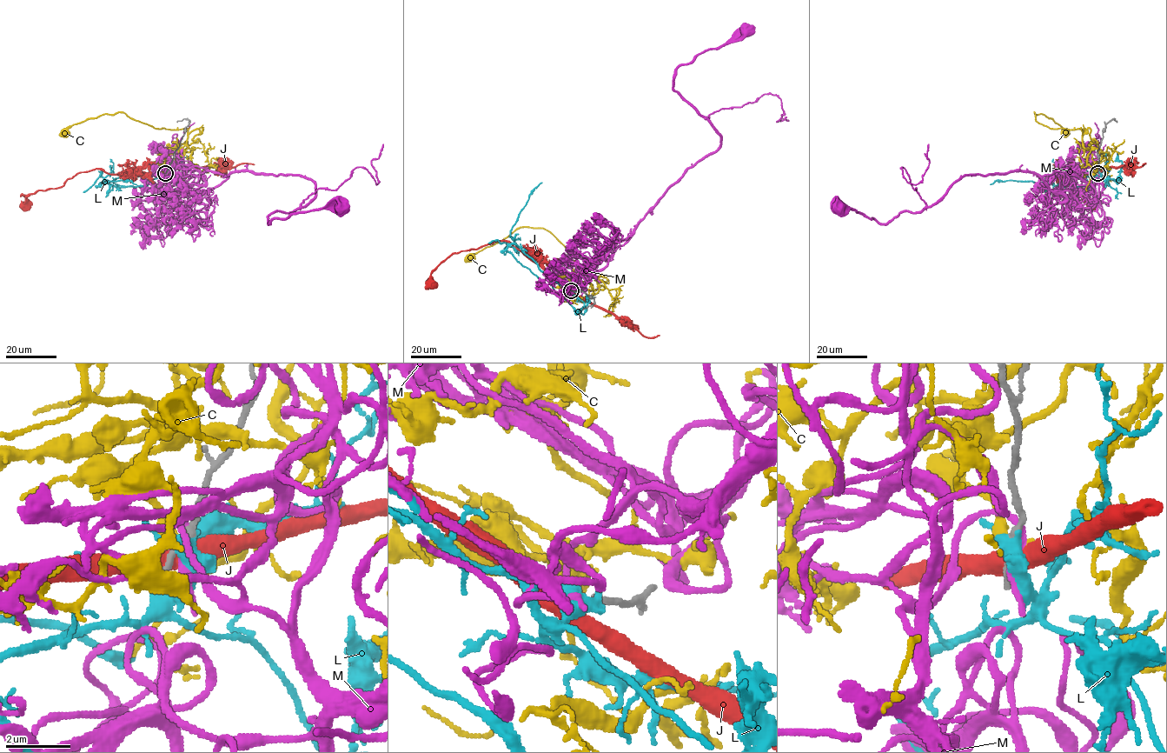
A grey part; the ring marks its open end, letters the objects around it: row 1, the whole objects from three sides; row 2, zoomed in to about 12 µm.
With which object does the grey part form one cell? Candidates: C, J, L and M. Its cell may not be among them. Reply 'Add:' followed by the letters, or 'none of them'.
Add: none of them

